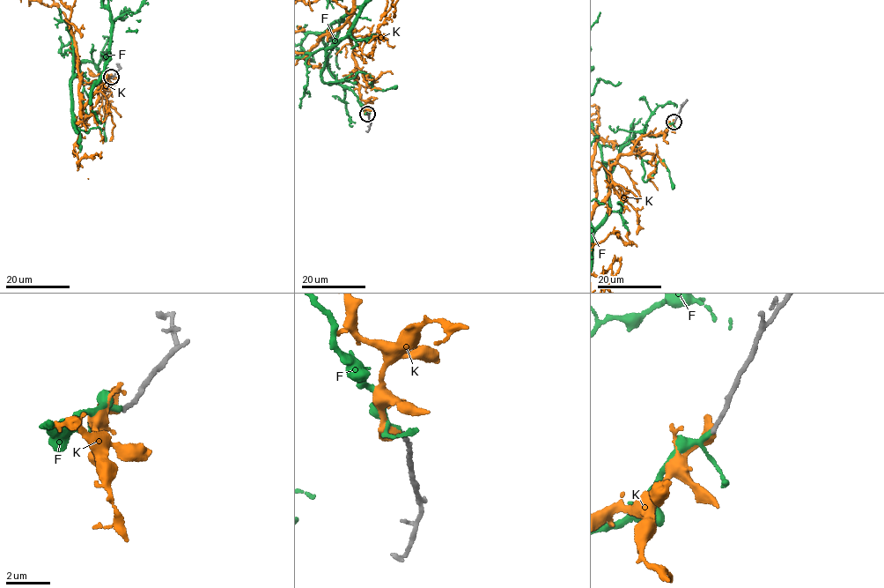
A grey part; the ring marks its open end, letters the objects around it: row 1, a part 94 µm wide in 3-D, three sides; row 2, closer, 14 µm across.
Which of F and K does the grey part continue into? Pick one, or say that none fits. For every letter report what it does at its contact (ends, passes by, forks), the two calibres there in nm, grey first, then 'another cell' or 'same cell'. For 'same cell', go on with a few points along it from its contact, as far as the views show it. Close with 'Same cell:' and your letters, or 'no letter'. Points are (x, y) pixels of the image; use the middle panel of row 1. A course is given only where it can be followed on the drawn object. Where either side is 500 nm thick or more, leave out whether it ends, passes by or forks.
F: it passes by | 190/170 nm | same cell
K: 190/550 nm | another cell
Same cell: F

